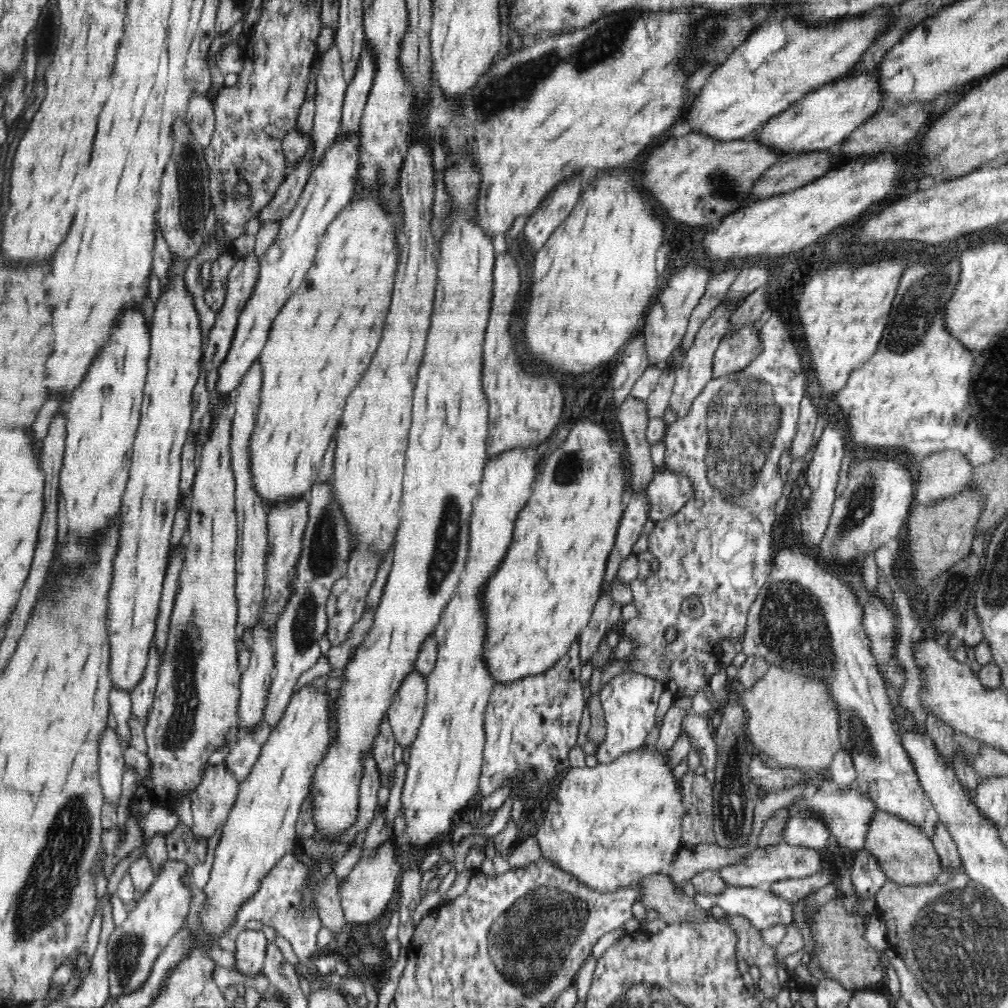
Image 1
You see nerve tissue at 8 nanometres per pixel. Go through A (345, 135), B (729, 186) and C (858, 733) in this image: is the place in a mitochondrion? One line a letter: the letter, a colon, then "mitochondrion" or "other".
A: other
B: mitochondrion
C: mitochondrion

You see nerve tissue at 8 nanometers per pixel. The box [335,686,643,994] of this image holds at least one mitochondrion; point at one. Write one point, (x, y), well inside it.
(531, 939)

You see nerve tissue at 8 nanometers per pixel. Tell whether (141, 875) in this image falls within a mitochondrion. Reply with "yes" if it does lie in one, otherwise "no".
no

